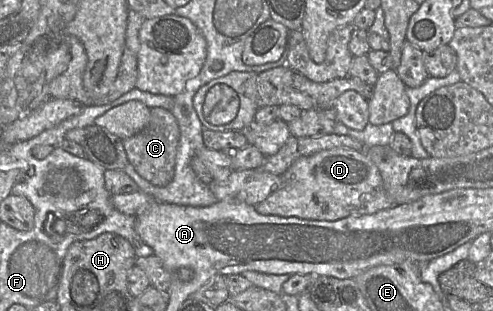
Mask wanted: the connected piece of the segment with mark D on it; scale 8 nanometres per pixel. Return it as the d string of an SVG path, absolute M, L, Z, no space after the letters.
M333 148L297 159L282 175L280 185L262 202L254 205L262 215L298 217L307 220L333 221L347 216L372 214L379 210L395 207L383 187L377 166L364 151Z

